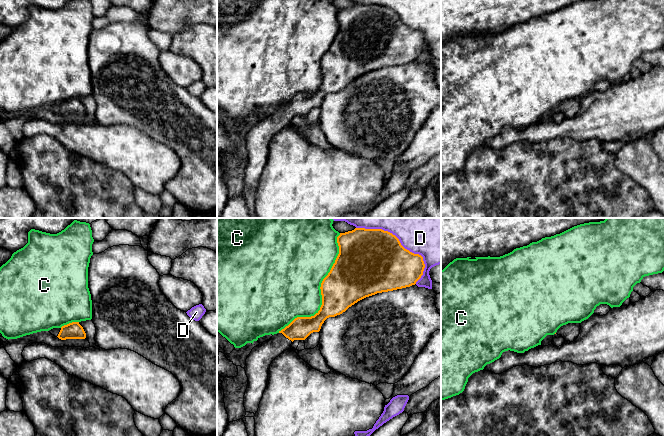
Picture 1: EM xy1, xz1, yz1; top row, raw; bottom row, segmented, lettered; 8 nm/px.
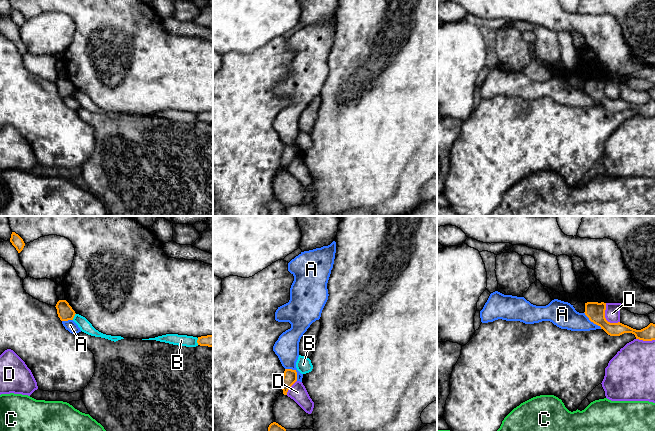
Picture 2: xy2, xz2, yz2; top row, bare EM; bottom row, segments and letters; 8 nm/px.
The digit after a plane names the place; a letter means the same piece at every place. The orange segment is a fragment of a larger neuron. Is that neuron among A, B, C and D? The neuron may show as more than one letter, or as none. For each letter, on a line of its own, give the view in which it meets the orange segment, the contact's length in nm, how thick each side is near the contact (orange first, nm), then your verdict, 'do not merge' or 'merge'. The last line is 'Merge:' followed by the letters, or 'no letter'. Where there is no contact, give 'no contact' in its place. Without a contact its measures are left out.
A: xz2 | 140 nm | 110/190 nm | do not merge
B: xy2 | 60 nm | 130/100 nm | do not merge
C: xz1 | 950 nm | 360/460 nm | do not merge
D: xz1 | 650 nm | 500/280 nm | do not merge
Merge: no letter

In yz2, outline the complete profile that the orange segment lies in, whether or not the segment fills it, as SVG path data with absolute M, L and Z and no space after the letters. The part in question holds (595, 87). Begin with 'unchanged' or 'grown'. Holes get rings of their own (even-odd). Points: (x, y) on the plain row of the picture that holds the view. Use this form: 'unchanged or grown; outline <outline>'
unchanged; outline M585 79L585 91L591 98L598 101L610 112L620 112L624 109L632 109L636 115L643 117L655 116L655 100L650 99L647 103L636 106L620 98L610 99L605 94L606 79Z

